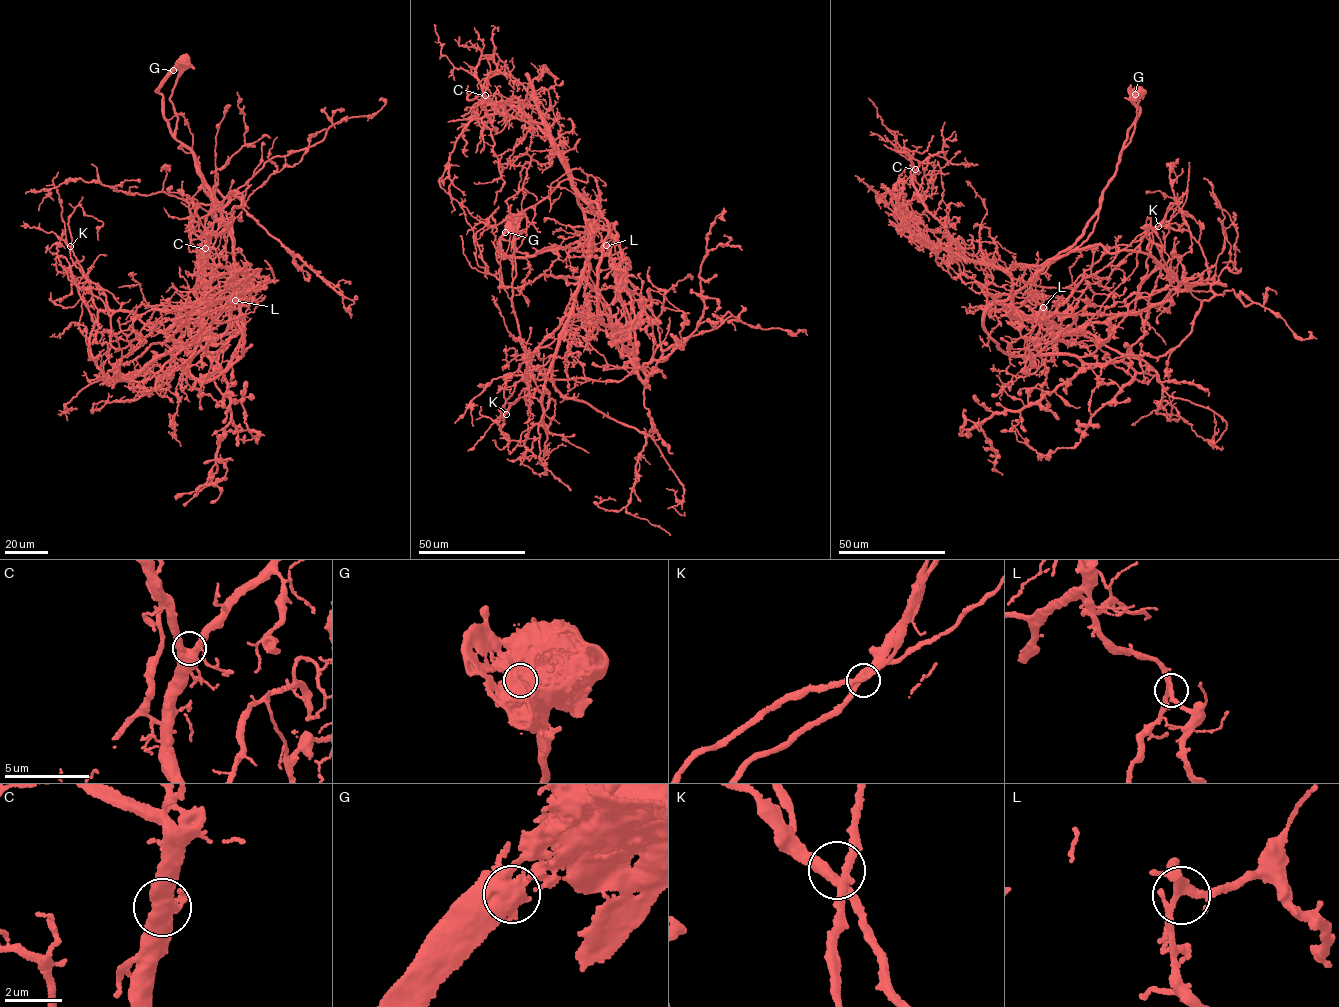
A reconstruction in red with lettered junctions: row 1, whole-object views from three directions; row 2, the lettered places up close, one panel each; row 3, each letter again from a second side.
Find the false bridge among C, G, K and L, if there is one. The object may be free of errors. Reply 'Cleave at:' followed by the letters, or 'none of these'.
Cleave at: G

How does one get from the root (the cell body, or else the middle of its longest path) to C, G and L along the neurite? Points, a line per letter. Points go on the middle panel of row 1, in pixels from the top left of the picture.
C: (512, 225), (516, 251), (528, 256), (569, 245), (587, 224), (556, 145), (520, 110), (485, 95)
G: (512, 225), (512, 220), (505, 232)
L: (512, 225), (516, 251), (528, 256), (569, 245), (583, 236), (590, 221), (606, 245)

